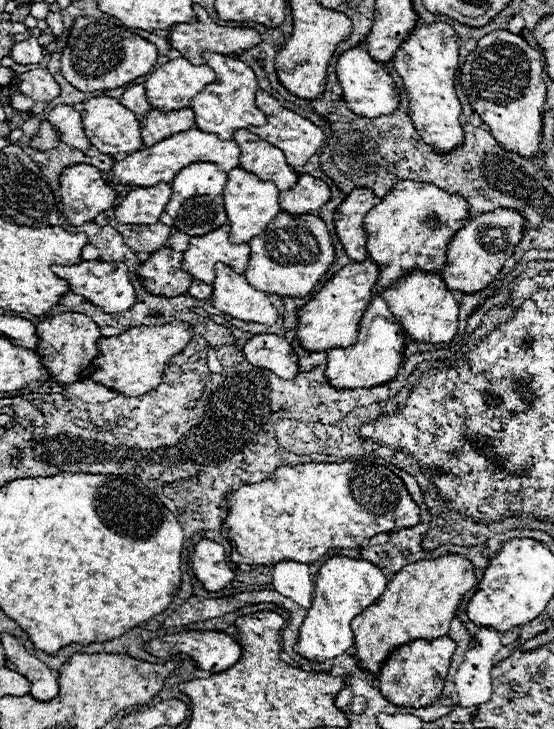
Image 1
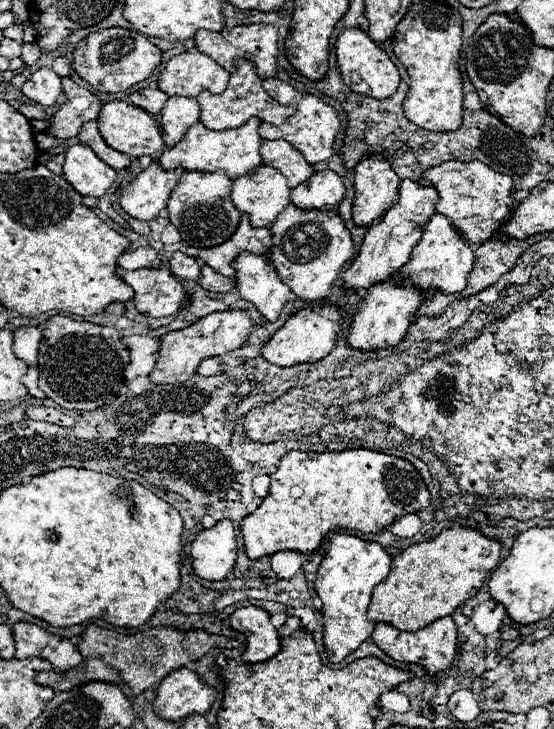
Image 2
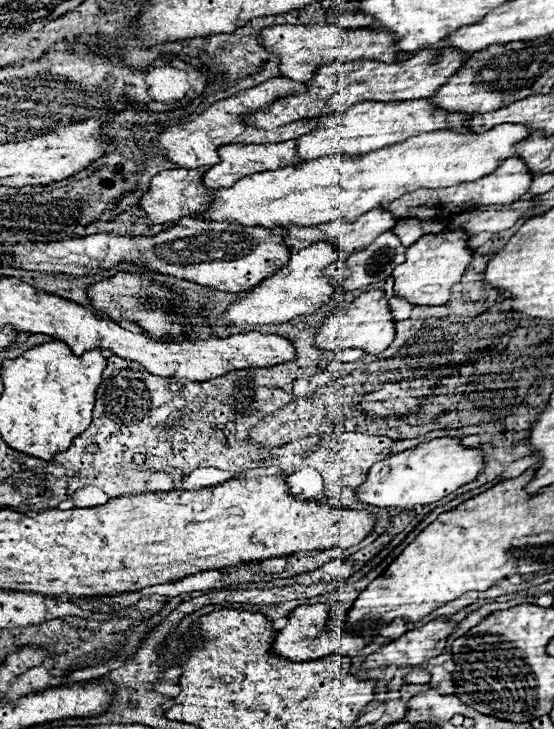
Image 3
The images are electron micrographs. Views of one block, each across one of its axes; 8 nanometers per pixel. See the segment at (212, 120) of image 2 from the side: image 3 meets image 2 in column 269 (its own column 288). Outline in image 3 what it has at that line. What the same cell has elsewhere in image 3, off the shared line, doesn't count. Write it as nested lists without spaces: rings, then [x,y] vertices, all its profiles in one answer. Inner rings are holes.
[[[422,48],[414,58],[394,64],[374,62],[374,60],[354,60],[354,62],[326,62],[318,66],[312,80],[306,82],[306,92],[296,96],[284,96],[270,104],[270,108],[246,114],[242,120],[246,124],[254,124],[256,128],[278,128],[282,124],[290,124],[304,118],[316,118],[322,114],[342,112],[364,100],[380,100],[380,102],[400,102],[400,100],[420,100],[434,94],[434,88],[440,88],[448,82],[448,78],[462,68],[466,62],[466,54],[456,52],[454,48],[444,48],[442,58],[432,64],[434,50]]]

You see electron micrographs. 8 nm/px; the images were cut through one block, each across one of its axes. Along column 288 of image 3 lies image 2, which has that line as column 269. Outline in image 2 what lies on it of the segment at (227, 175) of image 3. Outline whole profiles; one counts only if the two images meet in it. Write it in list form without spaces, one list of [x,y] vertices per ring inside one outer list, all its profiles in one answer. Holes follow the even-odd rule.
[[[264,140],[260,148],[260,156],[264,156],[262,158],[264,166],[278,168],[288,178],[290,188],[302,184],[314,174],[312,164],[308,164],[304,156],[286,140],[268,140],[268,142]]]

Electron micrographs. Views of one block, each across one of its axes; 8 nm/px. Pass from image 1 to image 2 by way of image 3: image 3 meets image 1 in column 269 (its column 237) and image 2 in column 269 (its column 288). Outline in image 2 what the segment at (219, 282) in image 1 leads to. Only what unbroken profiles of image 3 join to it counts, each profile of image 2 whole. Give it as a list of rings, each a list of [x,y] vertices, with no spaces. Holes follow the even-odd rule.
[[[242,252],[234,262],[234,270],[238,294],[244,296],[244,300],[254,302],[266,320],[278,320],[284,304],[294,298],[294,294],[278,278],[274,264],[264,256]]]

